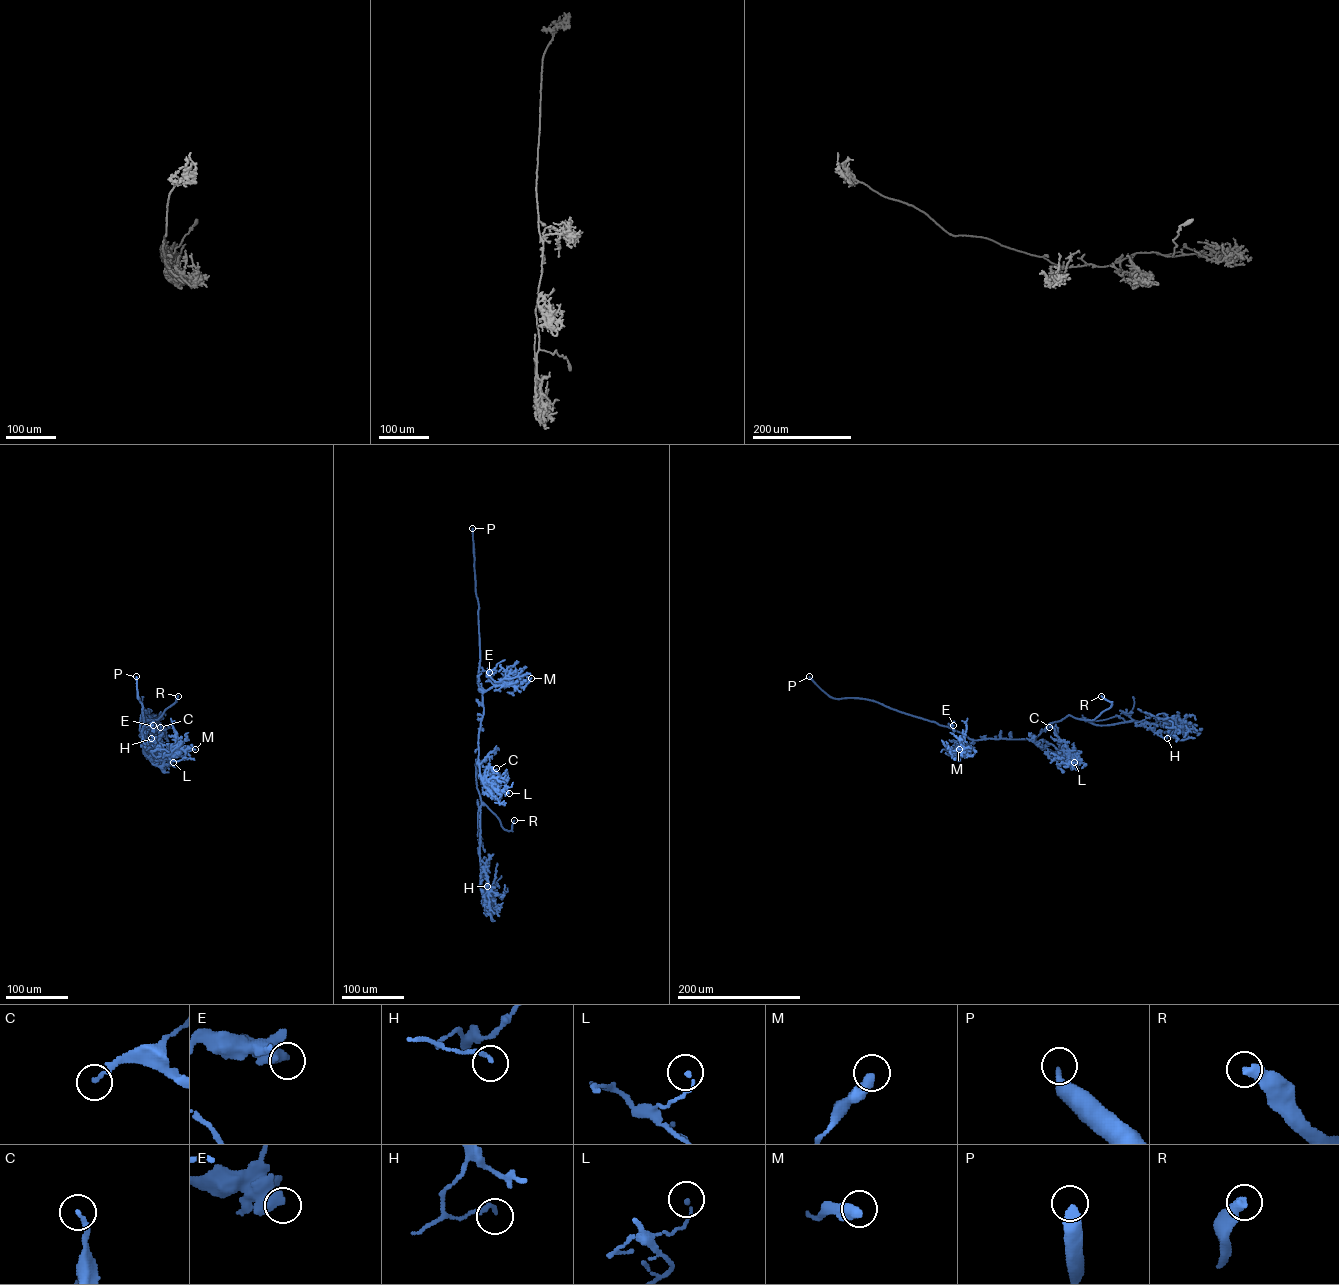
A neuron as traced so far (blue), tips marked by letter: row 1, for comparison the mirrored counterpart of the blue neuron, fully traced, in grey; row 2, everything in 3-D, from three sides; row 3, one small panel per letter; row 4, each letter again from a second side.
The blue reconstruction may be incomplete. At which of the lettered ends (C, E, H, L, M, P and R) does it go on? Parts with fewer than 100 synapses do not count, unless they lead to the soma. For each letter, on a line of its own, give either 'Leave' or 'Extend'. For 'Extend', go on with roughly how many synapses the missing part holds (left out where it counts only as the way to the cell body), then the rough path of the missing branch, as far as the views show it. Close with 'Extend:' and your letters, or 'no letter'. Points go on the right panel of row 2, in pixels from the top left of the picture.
C: Leave
E: Leave
H: Leave
L: Leave
M: Leave
P: Extend. Roughly 2000 synapses. Course of what is missing: (809, 676), (782, 658), (746, 648), (727, 637), (698, 607), (689, 603), (686, 590)
R: Extend. Course of what is missing: (1101, 696), (1096, 684), (1095, 662)
Extend: P, R

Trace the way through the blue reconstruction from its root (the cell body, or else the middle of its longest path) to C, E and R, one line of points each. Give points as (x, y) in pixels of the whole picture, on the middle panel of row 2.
C: (480, 728), (479, 773), (485, 786), (493, 786), (496, 768)
E: (480, 728), (483, 707), (477, 675), (479, 671), (489, 672)
R: (480, 728), (476, 777), (481, 800), (504, 829), (510, 830), (514, 820)

